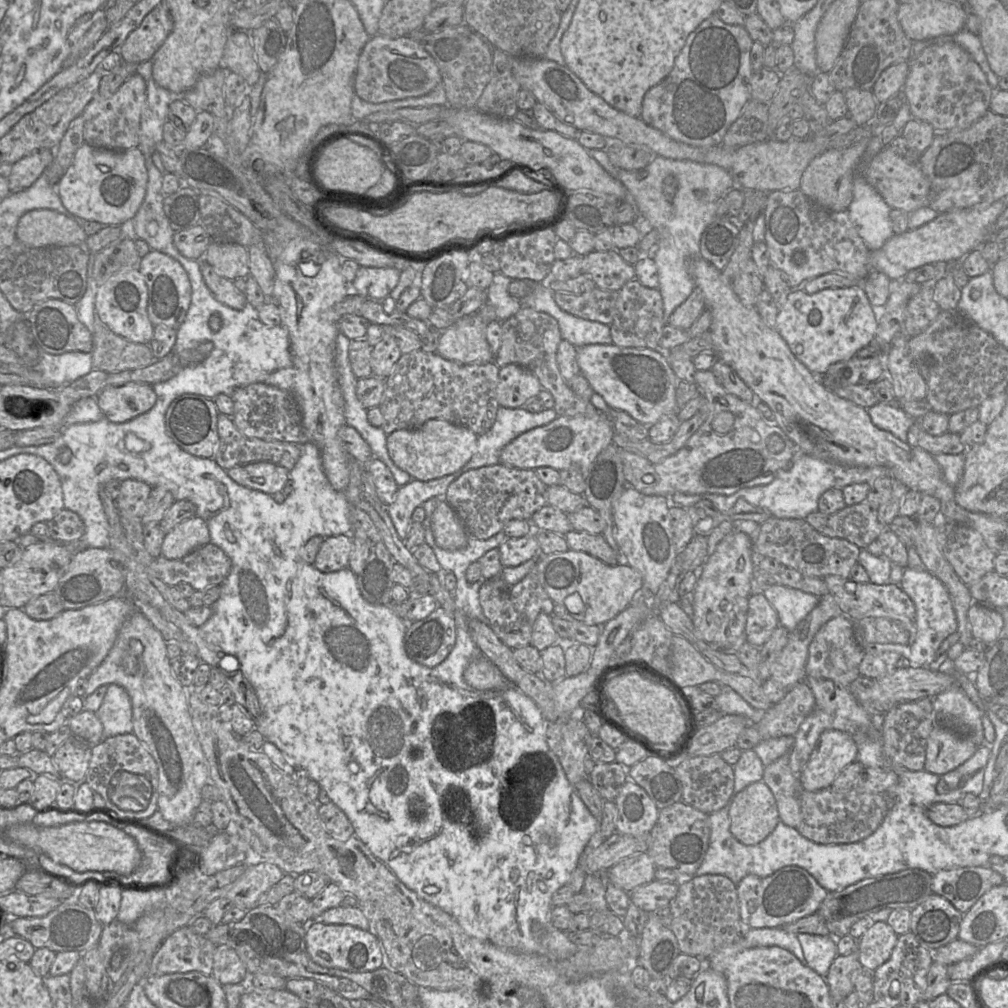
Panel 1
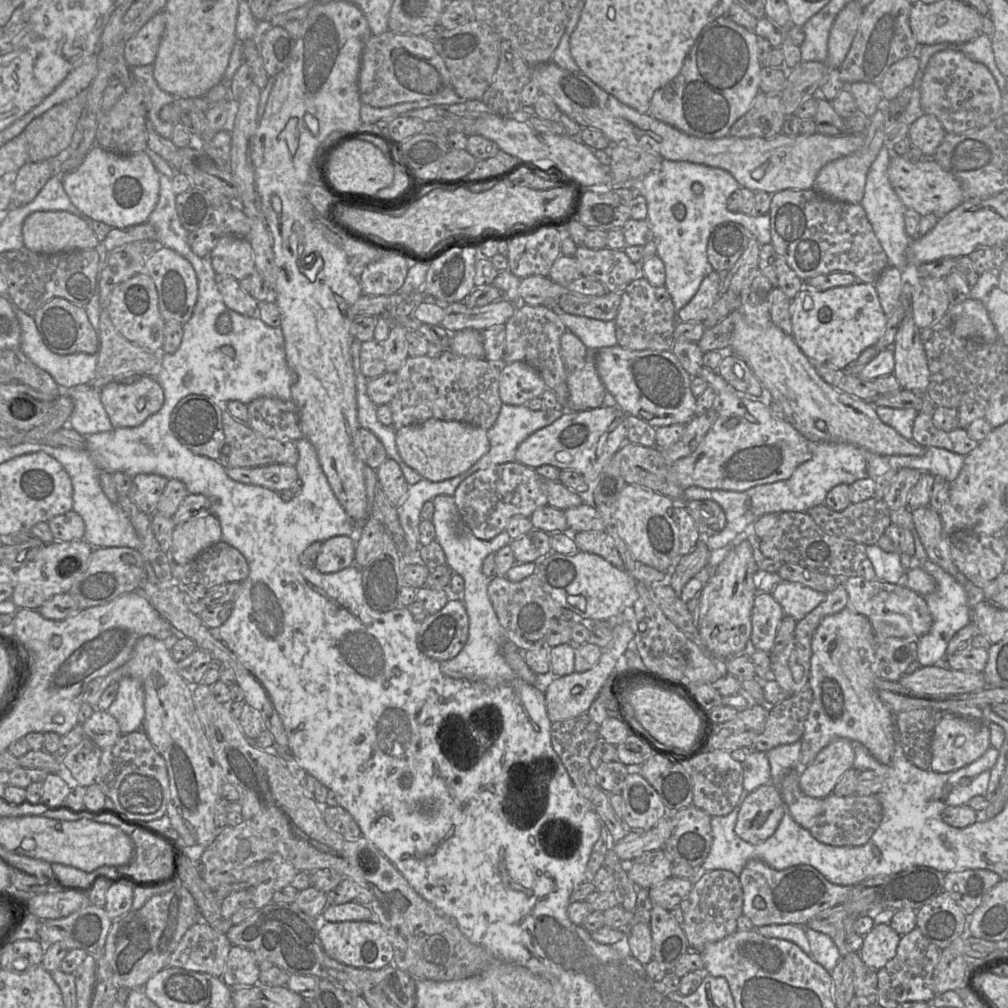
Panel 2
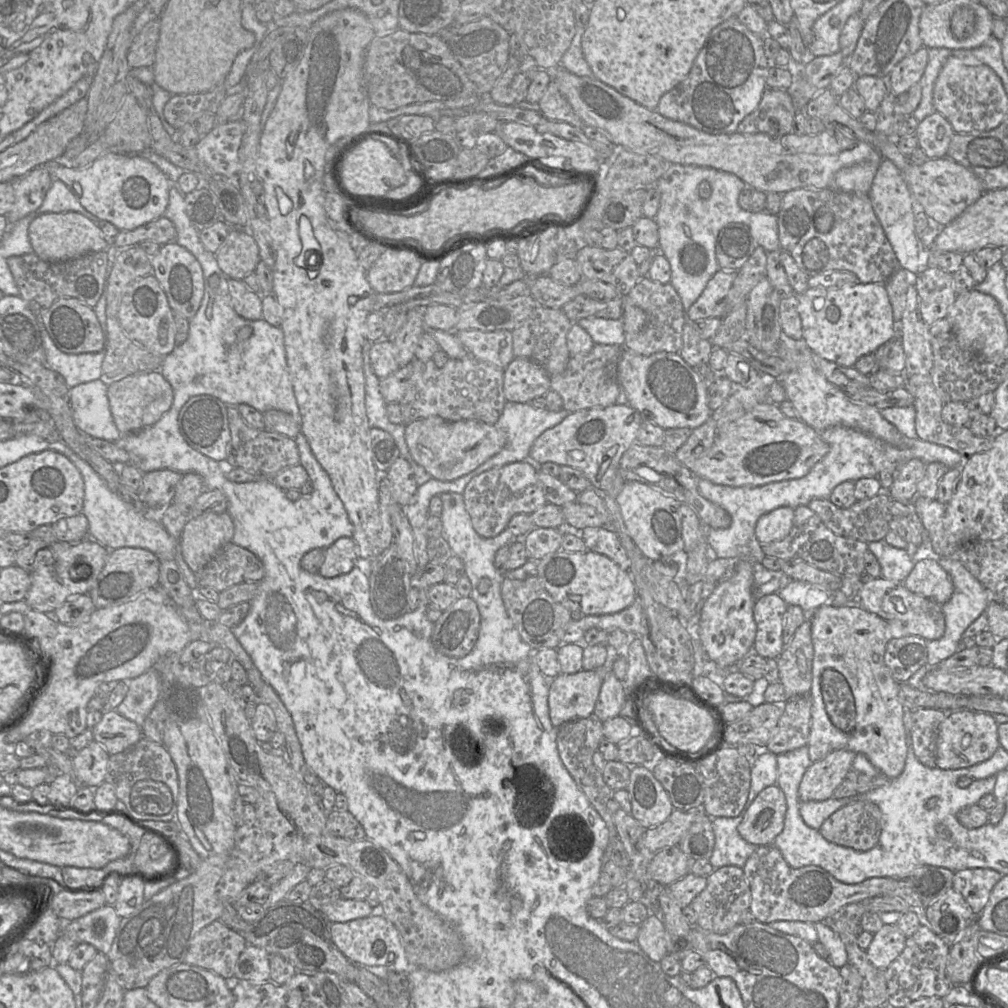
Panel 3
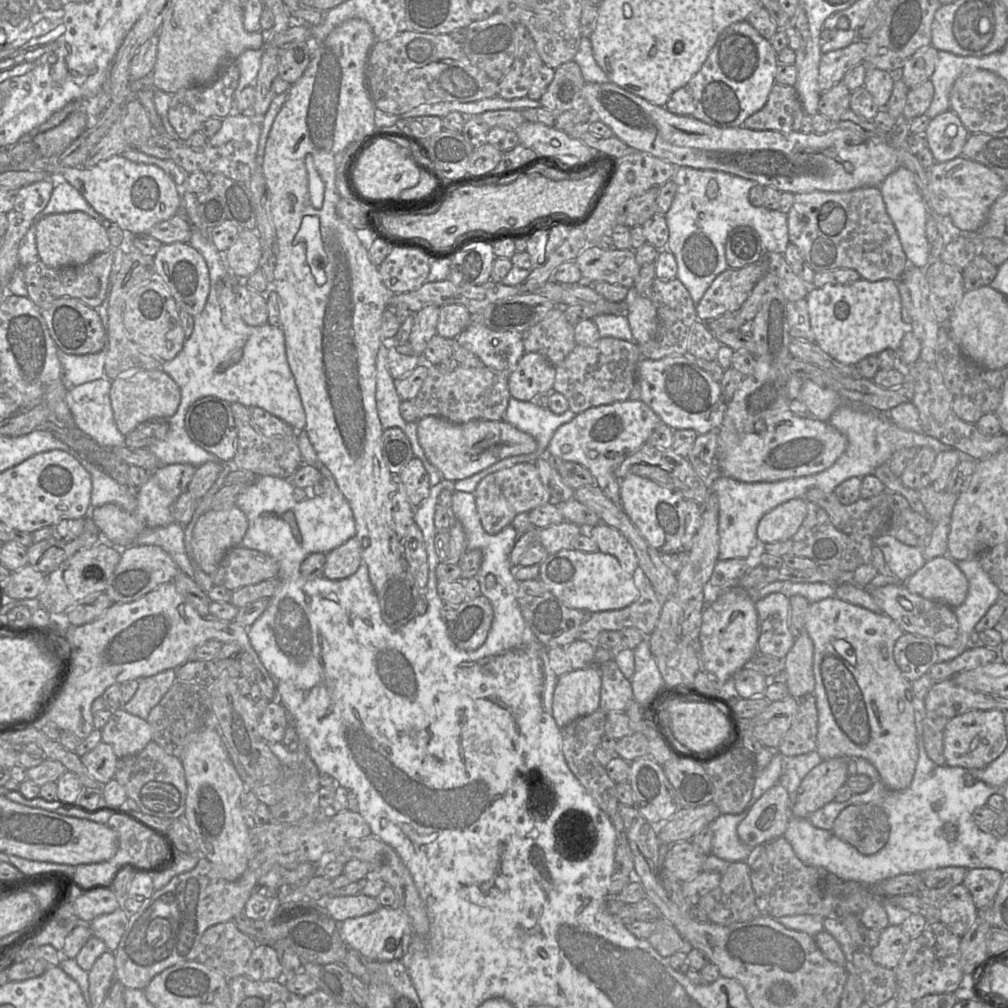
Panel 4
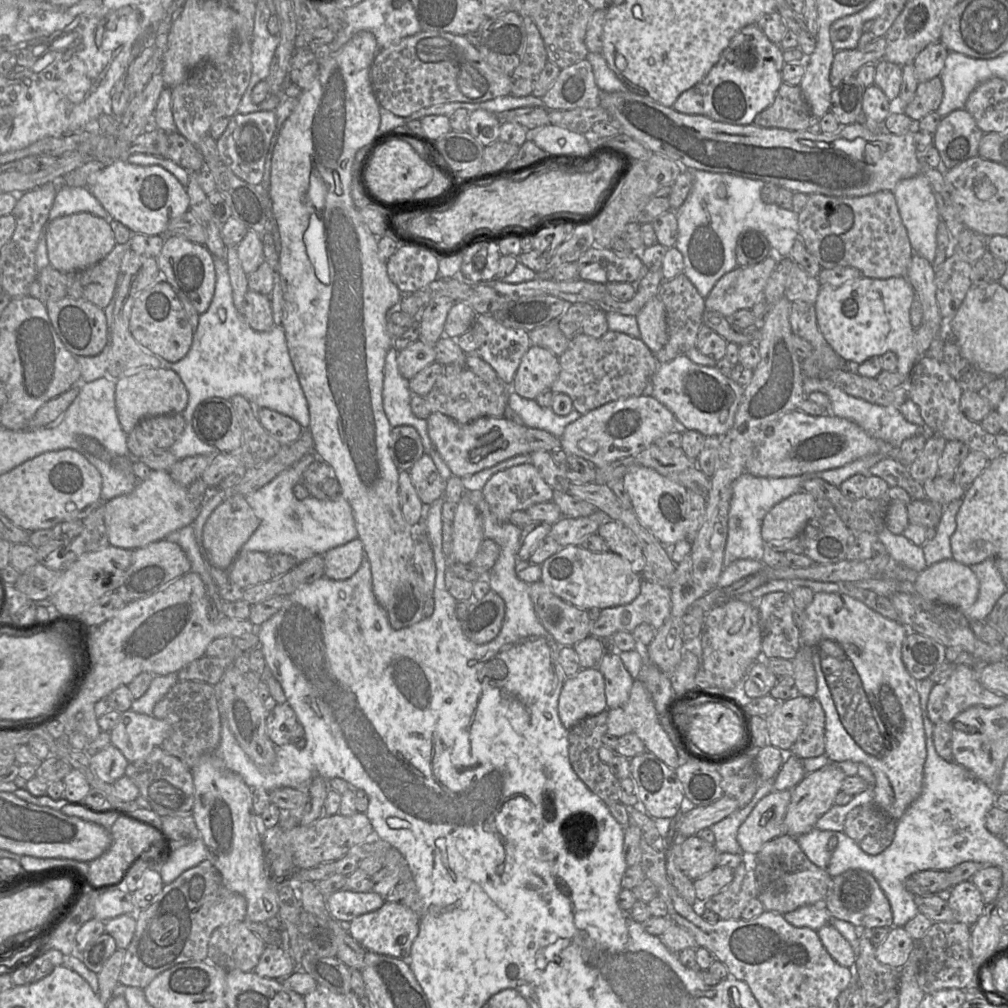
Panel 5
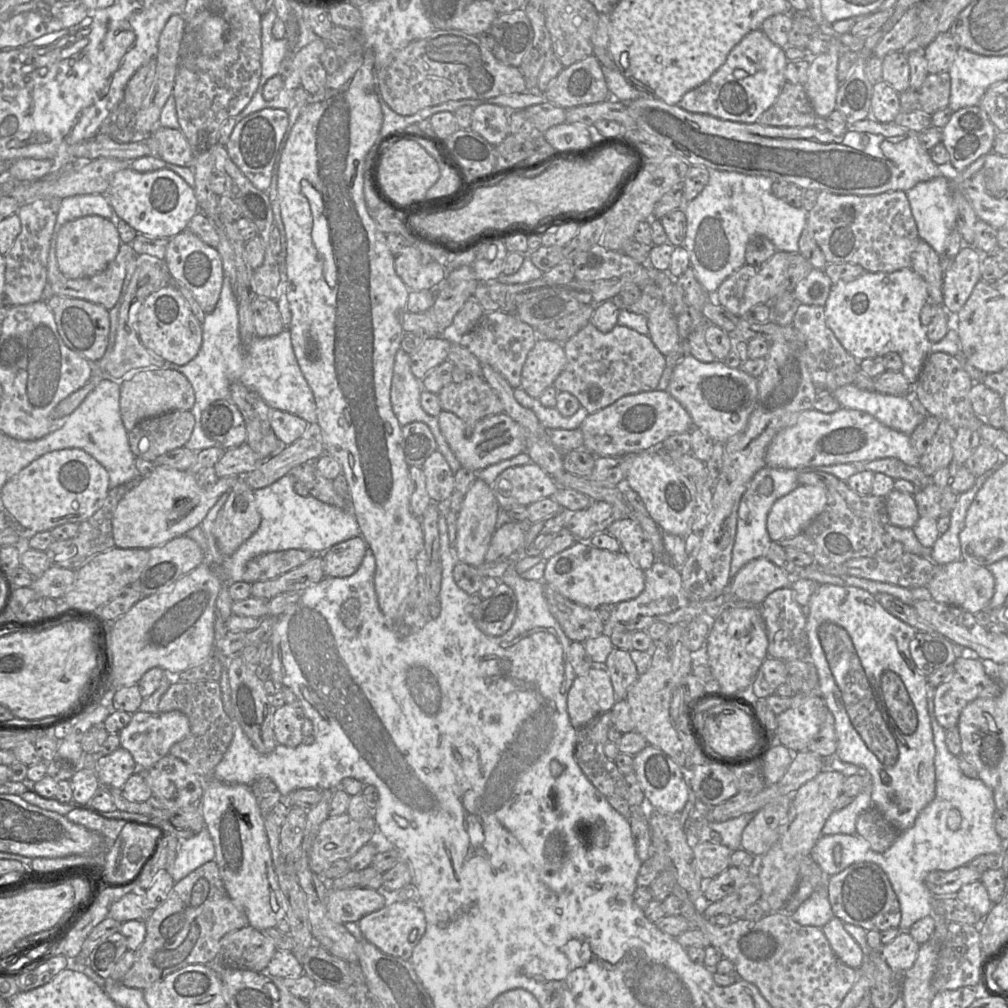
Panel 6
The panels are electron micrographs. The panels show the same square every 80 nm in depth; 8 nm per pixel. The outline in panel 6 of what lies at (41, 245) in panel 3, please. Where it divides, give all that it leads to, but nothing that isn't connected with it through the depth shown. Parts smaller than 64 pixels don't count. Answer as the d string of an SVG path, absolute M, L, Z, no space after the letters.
M97 215L84 216L65 223L56 236L56 259L62 275L78 279L96 275L115 259L121 244L112 221Z

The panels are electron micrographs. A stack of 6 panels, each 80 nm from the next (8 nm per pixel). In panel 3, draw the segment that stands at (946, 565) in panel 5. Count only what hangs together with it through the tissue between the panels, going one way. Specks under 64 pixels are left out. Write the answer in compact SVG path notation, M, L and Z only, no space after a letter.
M933 559L916 562L902 584L909 591L940 605L946 603L954 591L949 574Z

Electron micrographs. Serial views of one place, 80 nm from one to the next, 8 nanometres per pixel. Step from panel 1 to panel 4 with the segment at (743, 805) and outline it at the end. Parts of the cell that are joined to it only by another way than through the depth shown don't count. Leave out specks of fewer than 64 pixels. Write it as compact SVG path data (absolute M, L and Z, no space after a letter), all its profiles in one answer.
M777 783L768 789L741 821L737 834L750 849L784 835L791 817L787 790Z

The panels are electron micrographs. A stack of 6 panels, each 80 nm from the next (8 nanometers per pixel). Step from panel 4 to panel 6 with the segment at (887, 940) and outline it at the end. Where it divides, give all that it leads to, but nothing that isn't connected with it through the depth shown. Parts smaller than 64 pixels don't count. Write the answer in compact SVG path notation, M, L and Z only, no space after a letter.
M901 931L891 943L883 946L881 954L893 970L904 973L914 965L920 946L909 931Z

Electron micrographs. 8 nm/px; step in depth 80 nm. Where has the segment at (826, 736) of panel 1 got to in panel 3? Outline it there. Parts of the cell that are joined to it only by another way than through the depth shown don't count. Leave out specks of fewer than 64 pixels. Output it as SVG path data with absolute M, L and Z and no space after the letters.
M837 749L822 760L813 762L803 775L798 788L799 800L824 801L833 796L850 769L856 753Z

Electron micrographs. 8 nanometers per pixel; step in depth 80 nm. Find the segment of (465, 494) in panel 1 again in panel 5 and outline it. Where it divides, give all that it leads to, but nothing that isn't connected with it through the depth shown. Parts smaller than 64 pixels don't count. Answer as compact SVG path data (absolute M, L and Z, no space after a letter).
M533 464L513 466L494 474L481 491L491 513L500 522L507 522L515 511L527 510L533 505L551 502L555 492Z

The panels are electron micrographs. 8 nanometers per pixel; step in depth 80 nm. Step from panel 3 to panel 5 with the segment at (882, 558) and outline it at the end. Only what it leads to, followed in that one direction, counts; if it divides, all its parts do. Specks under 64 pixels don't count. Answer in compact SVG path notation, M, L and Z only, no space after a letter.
M884 527L878 534L878 539L884 544L887 553L895 562L918 573L927 567L922 547L913 544L902 534L893 534Z

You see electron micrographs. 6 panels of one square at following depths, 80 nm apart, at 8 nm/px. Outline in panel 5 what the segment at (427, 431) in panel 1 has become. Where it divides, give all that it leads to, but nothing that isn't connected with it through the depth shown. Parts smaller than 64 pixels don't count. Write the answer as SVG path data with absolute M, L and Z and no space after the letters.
M435 412L431 413L426 421L429 438L451 474L460 478L519 455L531 455L536 451L561 450L559 438L544 430L528 428L510 418L478 418L468 424L460 424L442 413Z

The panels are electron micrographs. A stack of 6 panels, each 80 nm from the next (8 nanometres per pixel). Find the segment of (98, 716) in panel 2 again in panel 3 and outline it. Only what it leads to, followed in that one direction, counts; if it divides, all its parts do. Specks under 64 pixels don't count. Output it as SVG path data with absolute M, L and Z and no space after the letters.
M116 710L105 712L91 730L94 741L100 743L110 755L130 748L143 737L142 728Z

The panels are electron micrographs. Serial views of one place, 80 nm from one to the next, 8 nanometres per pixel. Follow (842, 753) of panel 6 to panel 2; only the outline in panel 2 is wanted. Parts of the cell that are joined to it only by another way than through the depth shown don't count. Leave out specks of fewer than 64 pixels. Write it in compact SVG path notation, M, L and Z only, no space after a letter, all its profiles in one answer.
M845 607L826 616L811 640L809 687L813 700L801 737L799 768L806 768L835 738L859 742L882 764L889 764L897 745L895 714L879 698L872 663L877 640L869 619Z

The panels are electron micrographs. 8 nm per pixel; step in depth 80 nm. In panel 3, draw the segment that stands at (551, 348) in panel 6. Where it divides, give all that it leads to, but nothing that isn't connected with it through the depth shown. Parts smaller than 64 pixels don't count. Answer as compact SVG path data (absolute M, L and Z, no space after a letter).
M518 357L504 368L503 391L506 401L530 403L551 388L551 376L534 361Z

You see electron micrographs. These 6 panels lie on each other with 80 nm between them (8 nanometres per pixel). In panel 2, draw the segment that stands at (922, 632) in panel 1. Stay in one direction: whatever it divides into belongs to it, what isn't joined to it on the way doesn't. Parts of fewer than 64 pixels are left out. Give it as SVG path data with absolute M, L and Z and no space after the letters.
M929 559L921 564L921 568L930 574L936 582L936 589L924 596L932 616L932 626L928 633L918 638L917 662L920 666L926 667L933 666L945 659L950 639L972 621L972 609L966 589L955 578Z

